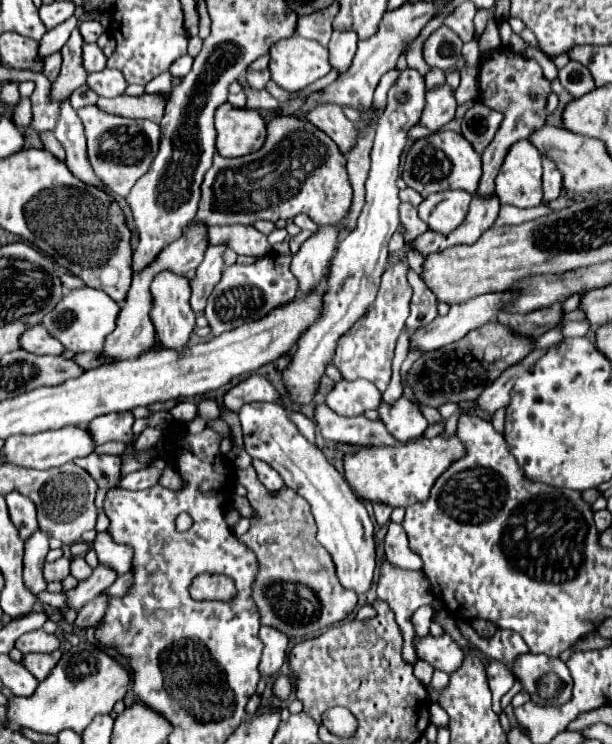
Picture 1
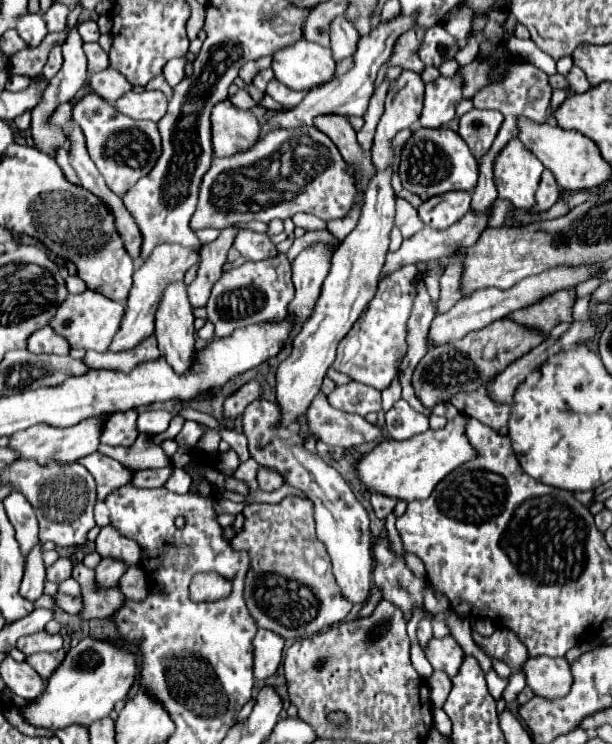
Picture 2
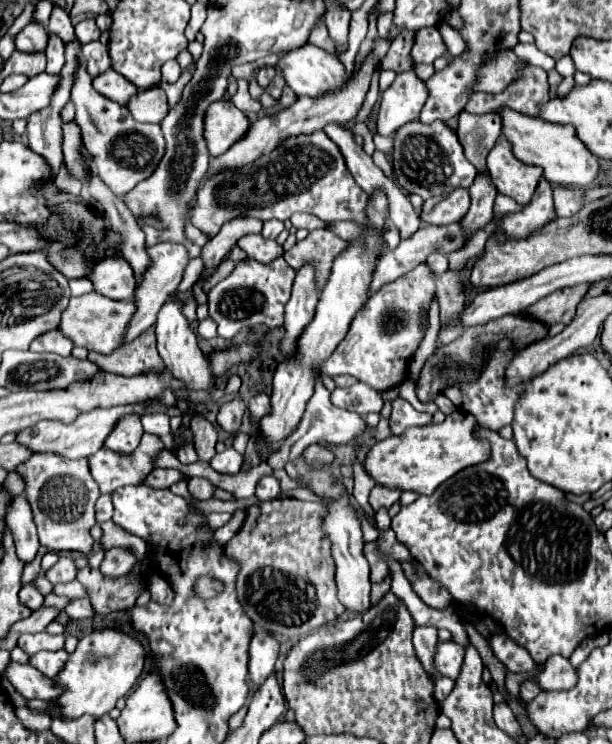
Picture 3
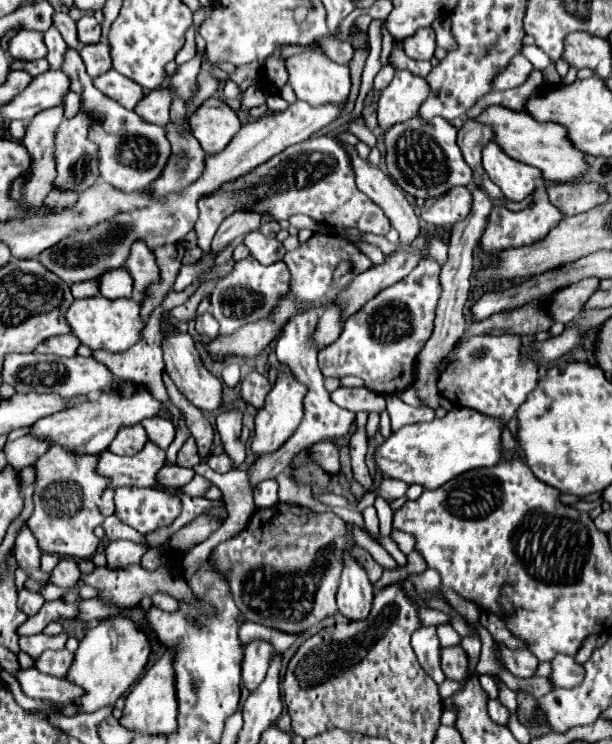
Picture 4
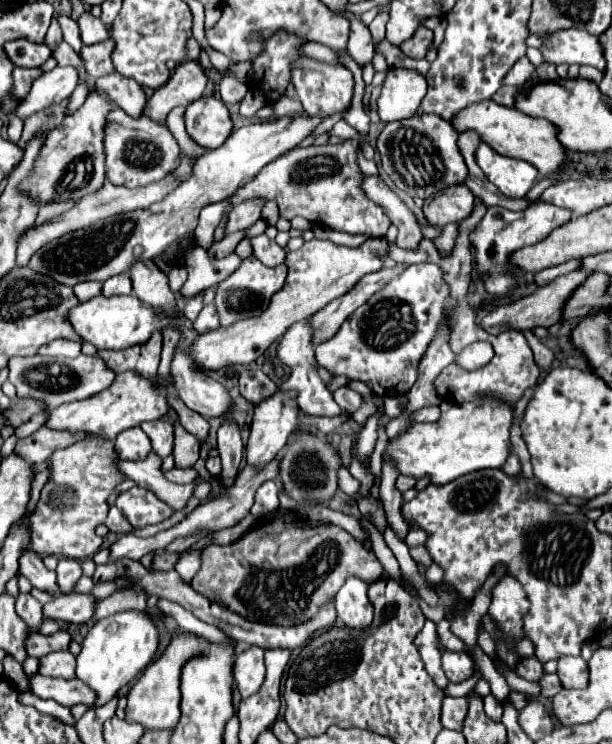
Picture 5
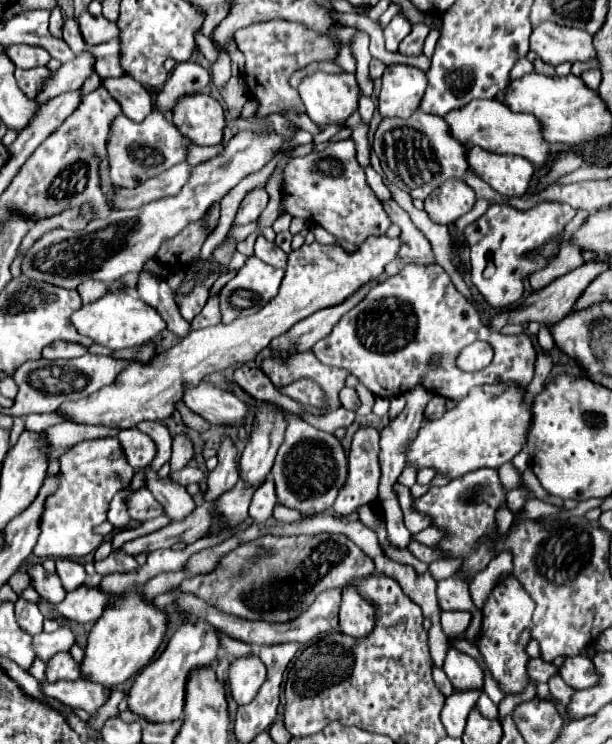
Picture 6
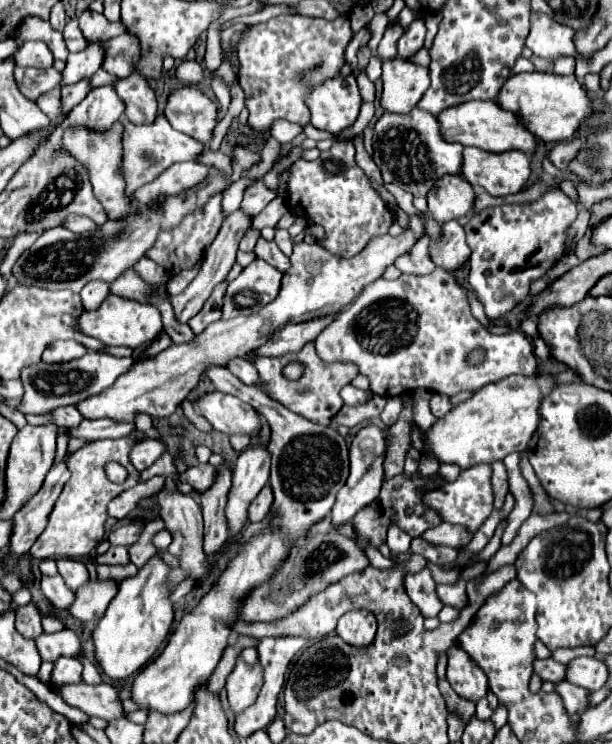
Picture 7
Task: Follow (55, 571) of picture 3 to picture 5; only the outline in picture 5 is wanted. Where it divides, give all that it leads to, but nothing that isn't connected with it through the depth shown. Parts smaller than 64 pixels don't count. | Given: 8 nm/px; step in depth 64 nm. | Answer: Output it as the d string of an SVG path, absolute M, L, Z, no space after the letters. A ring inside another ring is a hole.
M62 558L58 562L58 568L56 568L56 582L60 586L60 590L64 594L72 592L72 588L76 586L78 578L82 576L82 568L80 568L80 562L78 560L68 560L68 558Z

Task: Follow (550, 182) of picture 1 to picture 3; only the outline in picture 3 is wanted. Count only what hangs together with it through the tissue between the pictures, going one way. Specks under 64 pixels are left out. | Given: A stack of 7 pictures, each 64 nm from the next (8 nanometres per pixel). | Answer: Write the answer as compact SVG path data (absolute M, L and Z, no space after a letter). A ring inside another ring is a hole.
M542 178L532 196L532 202L522 212L502 216L498 230L506 232L508 238L526 238L550 220L554 220L552 184L546 178Z

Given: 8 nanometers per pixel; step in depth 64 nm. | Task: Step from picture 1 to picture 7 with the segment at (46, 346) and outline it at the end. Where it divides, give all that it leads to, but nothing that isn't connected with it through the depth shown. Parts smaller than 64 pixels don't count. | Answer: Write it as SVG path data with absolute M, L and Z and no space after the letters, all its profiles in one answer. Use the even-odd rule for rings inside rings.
M58 340L58 342L52 342L44 354L42 354L42 360L44 362L68 362L68 360L74 360L74 358L80 358L84 356L88 350L78 344L78 342L72 342L72 340Z

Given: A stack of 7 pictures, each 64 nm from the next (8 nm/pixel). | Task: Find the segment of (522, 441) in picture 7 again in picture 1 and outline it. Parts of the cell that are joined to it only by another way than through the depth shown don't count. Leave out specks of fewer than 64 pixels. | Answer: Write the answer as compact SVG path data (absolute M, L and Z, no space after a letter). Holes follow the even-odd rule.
M440 436L418 442L400 444L394 448L362 448L354 454L344 454L344 476L352 486L354 494L370 504L386 504L392 508L406 508L408 504L424 502L430 496L430 490L436 478L460 456L464 456L464 446L456 436L444 440Z

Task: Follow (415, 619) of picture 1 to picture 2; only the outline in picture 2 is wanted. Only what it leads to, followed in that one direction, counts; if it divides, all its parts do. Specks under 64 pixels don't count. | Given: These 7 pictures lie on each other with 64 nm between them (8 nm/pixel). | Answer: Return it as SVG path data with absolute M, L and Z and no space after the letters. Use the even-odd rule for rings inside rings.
M424 618L420 624L418 624L418 640L420 640L420 646L424 648L428 644L428 640L432 638L432 628L430 628L430 620Z

